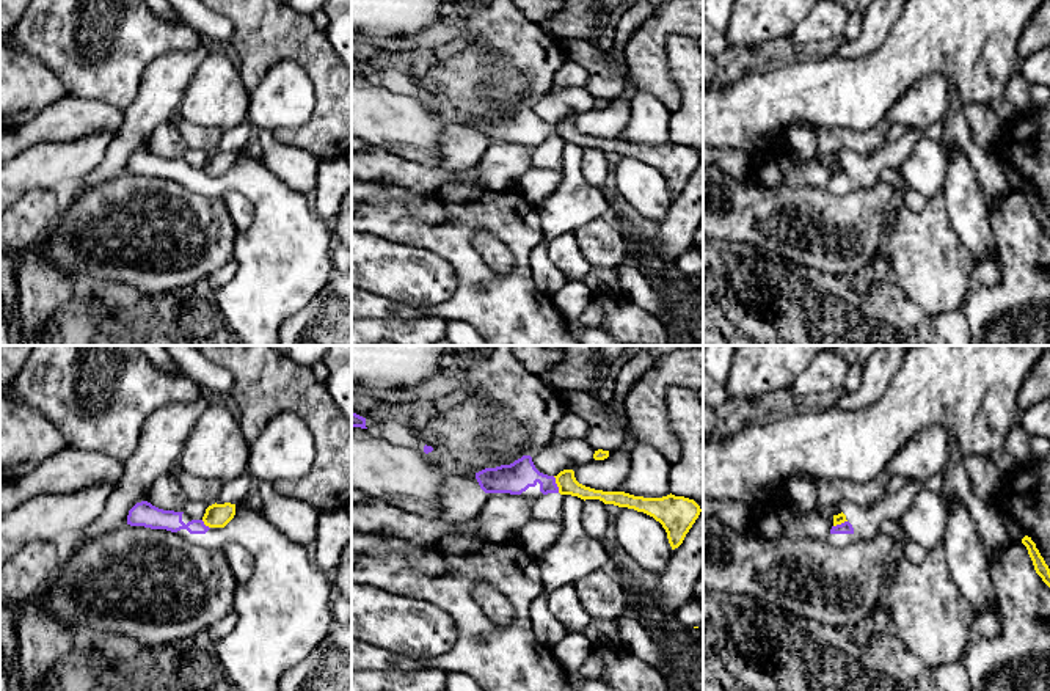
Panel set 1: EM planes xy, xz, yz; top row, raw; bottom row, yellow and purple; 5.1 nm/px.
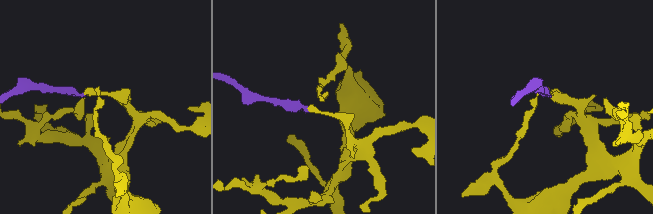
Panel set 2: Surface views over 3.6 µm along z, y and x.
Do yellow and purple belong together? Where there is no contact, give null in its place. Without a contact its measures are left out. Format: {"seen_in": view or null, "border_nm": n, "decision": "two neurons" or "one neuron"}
{"seen_in": "xz", "border_nm": 90, "decision": "two neurons"}

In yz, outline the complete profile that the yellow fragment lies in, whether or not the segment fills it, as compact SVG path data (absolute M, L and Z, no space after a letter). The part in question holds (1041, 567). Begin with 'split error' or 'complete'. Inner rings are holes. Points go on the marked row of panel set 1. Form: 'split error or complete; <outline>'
complete; M1025 536L1022 539L1022 543L1026 547L1028 554L1033 561L1036 573L1042 578L1042 581L1050 587L1050 569L1045 564L1044 558L1041 556L1039 550L1036 548L1036 543L1031 540L1031 537Z

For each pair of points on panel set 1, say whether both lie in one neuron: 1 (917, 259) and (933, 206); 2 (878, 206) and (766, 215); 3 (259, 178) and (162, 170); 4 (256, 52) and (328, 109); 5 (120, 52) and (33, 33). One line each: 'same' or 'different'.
1: same
2: same
3: same
4: same
5: same

